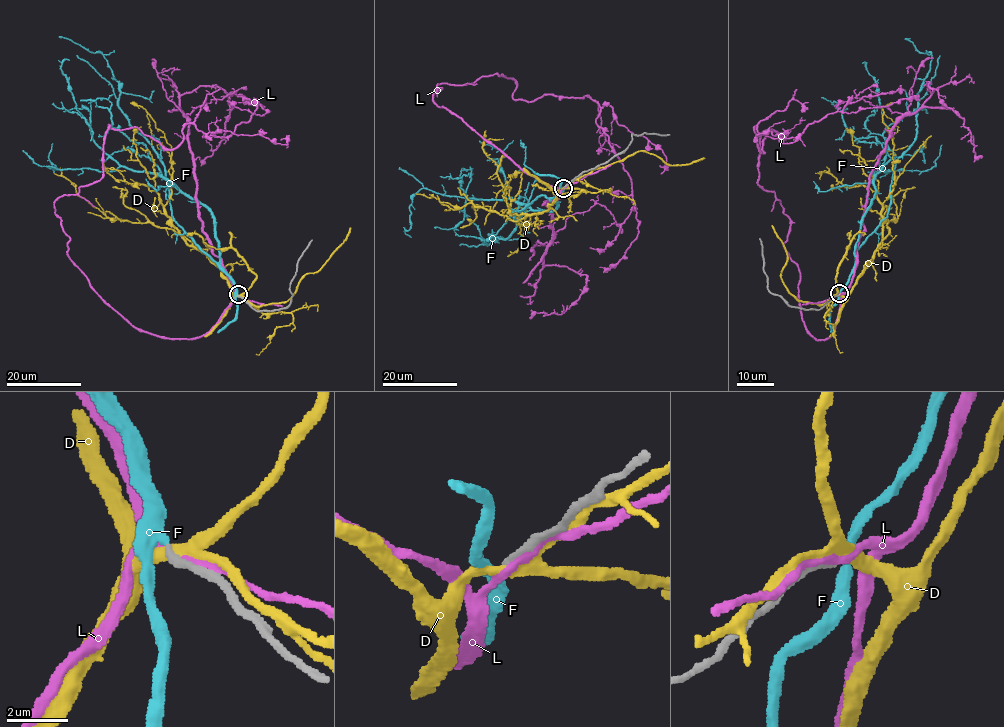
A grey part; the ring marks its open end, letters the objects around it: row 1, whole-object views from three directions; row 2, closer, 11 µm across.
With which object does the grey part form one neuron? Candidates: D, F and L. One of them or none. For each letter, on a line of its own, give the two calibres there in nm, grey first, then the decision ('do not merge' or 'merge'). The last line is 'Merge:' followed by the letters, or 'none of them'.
D: calibres 280 and 320 nm; do not merge
F: calibres 240 and 300 nm; merge
L: calibres 240 and 220 nm; do not merge
Merge: F

